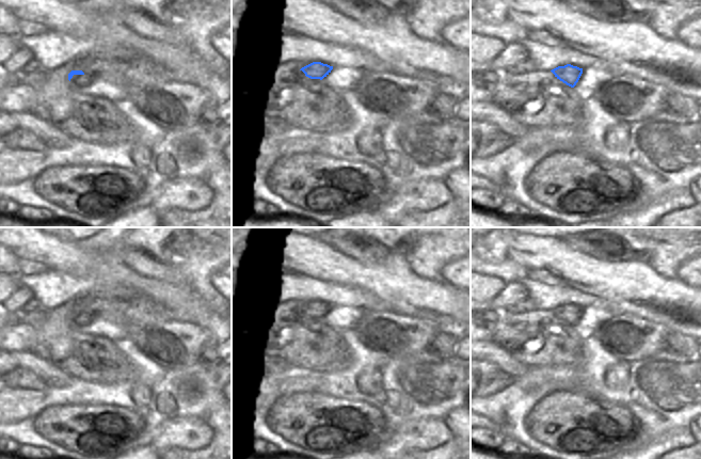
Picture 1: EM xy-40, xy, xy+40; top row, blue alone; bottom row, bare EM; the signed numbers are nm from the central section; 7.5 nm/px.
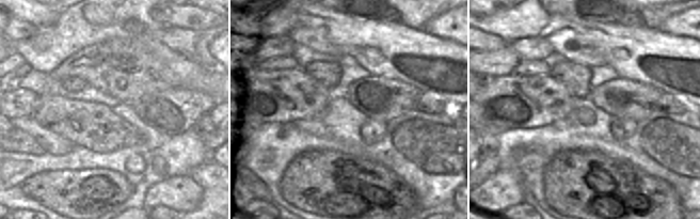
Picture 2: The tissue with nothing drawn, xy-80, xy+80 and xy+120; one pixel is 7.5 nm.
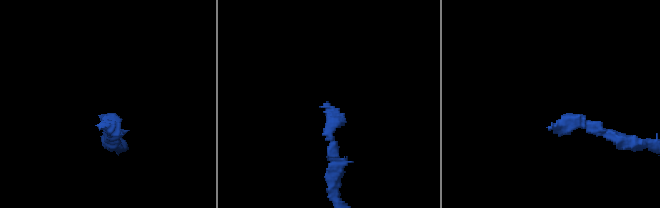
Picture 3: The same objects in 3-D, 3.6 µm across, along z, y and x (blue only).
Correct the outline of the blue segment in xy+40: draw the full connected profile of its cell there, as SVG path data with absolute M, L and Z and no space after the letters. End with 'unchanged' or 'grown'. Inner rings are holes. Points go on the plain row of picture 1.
M567 303L564 305L558 305L551 311L557 318L567 325L574 327L583 313L583 307Z | unchanged

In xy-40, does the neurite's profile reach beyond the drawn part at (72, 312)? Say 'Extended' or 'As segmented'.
Extended.

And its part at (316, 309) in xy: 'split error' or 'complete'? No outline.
complete

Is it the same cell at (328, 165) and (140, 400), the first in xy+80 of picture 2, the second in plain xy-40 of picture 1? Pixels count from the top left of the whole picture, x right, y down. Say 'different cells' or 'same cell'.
different cells

